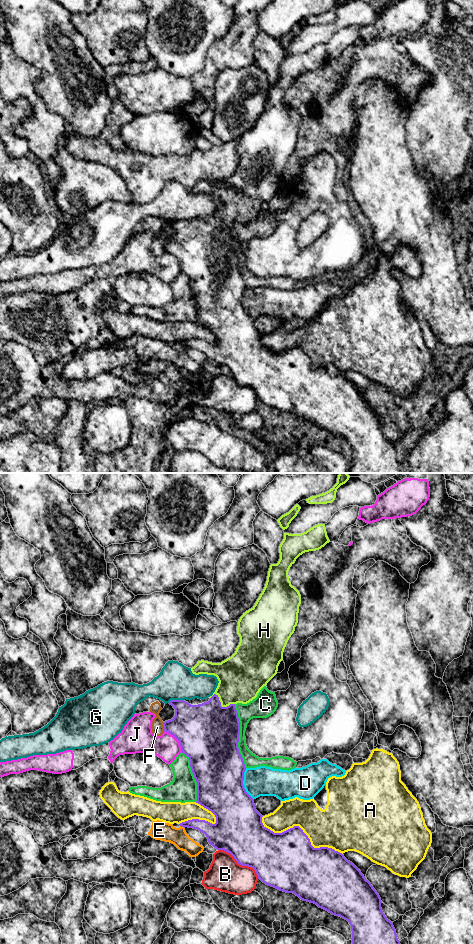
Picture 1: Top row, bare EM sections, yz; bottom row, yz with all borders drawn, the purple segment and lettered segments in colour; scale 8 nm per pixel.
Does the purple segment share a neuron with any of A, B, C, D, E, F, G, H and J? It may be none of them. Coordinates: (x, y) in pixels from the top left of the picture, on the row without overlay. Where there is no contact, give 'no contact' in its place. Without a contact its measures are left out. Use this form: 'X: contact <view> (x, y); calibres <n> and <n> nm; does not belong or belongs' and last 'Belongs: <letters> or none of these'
A: contact yz (302, 350); calibres 420 and 320 nm; does not belong
B: contact yz (240, 384); calibres 380 and 280 nm; does not belong
C: contact yz (238, 256); calibres 480 and 140 nm; does not belong
D: contact yz (242, 304); calibres 420 and 240 nm; does not belong
E: contact yz (182, 346); calibres 130 and 150 nm; does not belong
F: contact yz (163, 246); calibres 360 and 100 nm; does not belong
G: contact yz (175, 220); calibres 340 and 280 nm; does not belong
H: contact yz (220, 224); calibres 480 and 360 nm; belongs
J: contact yz (176, 258); calibres 460 and 200 nm; does not belong
Belongs: H

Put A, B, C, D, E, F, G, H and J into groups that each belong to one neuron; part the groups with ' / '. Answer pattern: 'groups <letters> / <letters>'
groups A / B / C / D / E F / G / H / J

